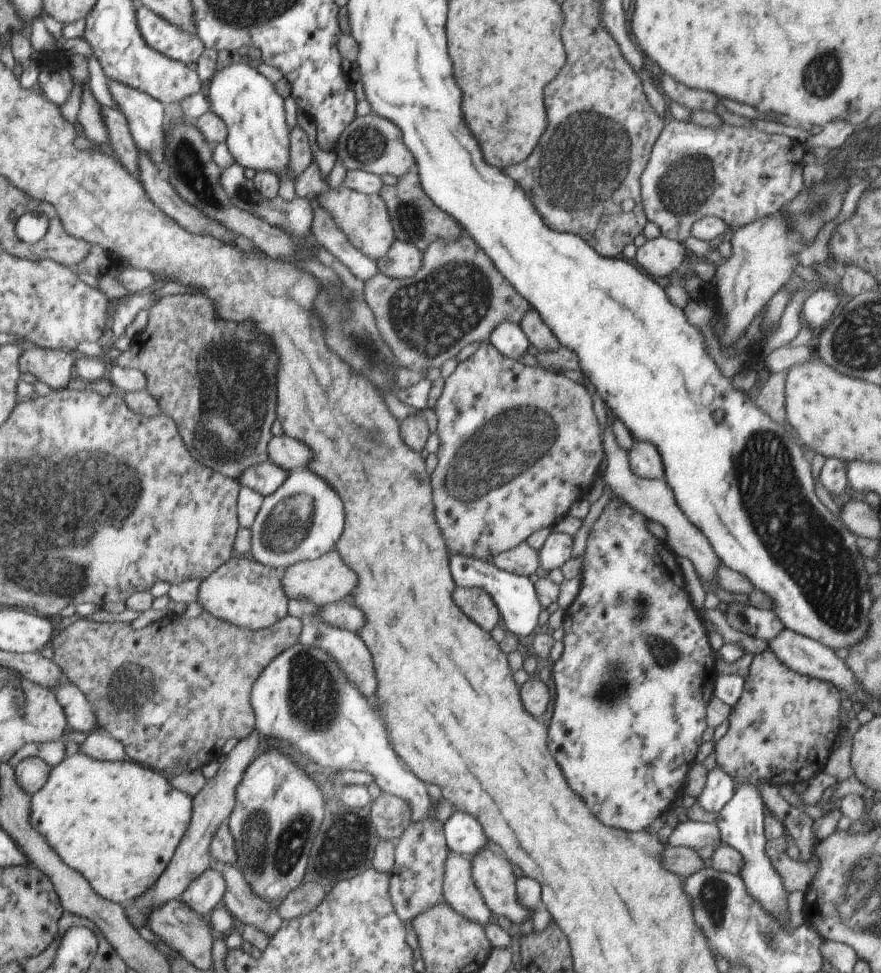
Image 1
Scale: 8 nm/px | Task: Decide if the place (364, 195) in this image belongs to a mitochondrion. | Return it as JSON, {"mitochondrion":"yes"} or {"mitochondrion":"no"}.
{"mitochondrion":"no"}

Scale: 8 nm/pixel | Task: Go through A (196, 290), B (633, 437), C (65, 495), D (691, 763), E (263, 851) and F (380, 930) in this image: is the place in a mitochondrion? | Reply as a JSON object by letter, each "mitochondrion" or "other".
{"A":"other","B":"other","C":"mitochondrion","D":"other","E":"mitochondrion","F":"other"}

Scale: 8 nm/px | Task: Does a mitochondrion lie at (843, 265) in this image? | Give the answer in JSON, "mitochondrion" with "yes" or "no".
{"mitochondrion":"no"}

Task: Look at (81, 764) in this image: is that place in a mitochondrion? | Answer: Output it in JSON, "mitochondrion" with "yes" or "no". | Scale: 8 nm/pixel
{"mitochondrion":"no"}

